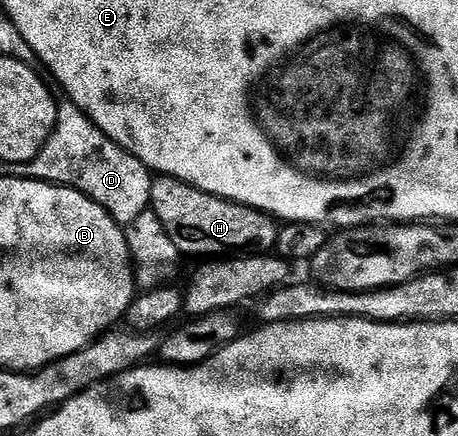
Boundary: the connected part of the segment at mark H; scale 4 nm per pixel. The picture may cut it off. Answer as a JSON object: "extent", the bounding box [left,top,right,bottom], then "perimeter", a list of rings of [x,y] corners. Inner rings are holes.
{"extent":[151,176,279,256],"perimeter":[[[159,176],[151,184],[151,211],[165,224],[165,232],[177,244],[180,255],[207,254],[203,256],[246,256],[266,254],[275,250],[279,235],[276,219],[263,210],[230,202],[201,192],[195,186],[176,178]]]}

